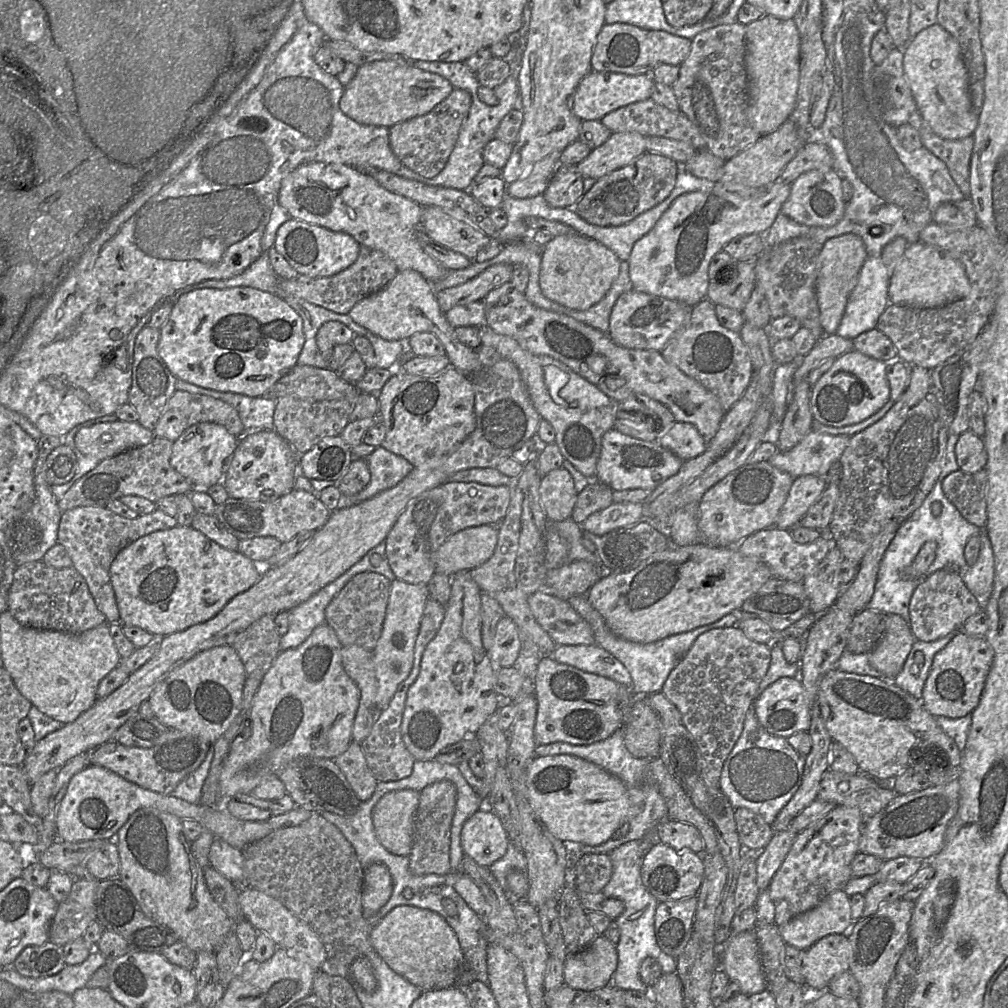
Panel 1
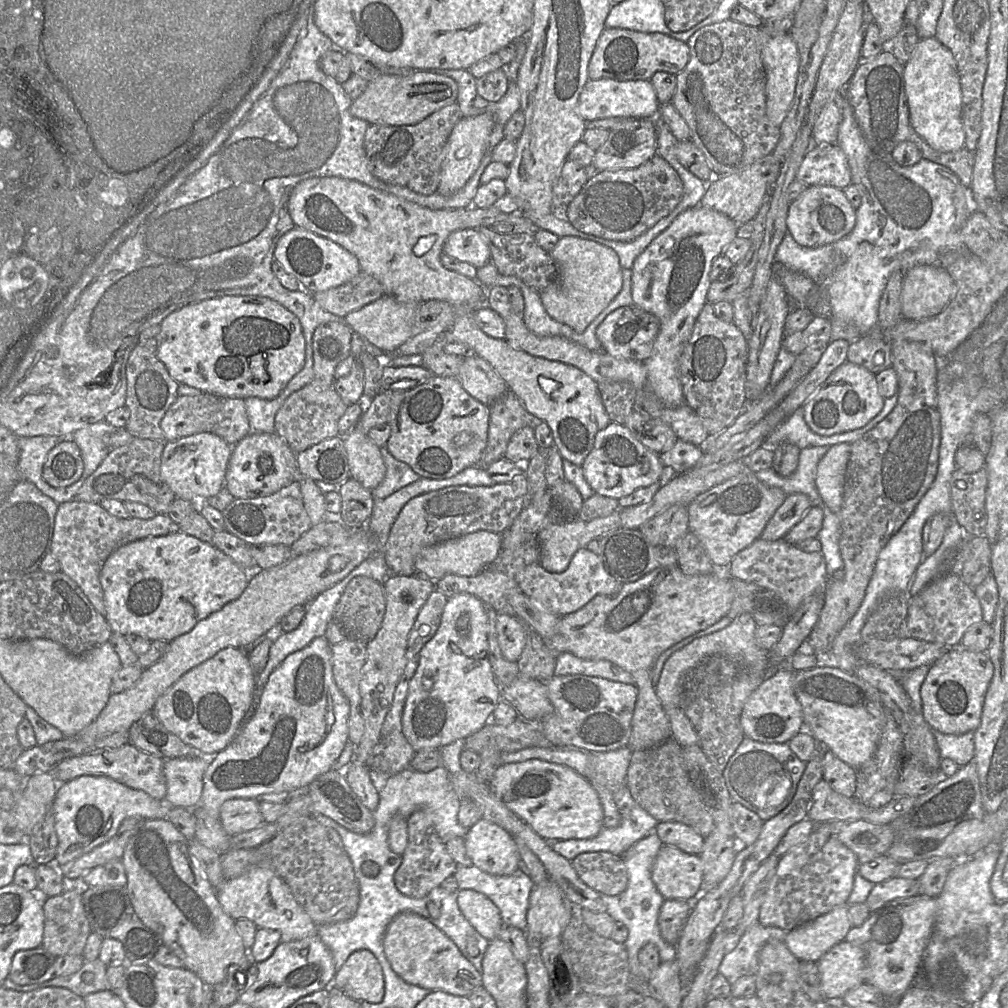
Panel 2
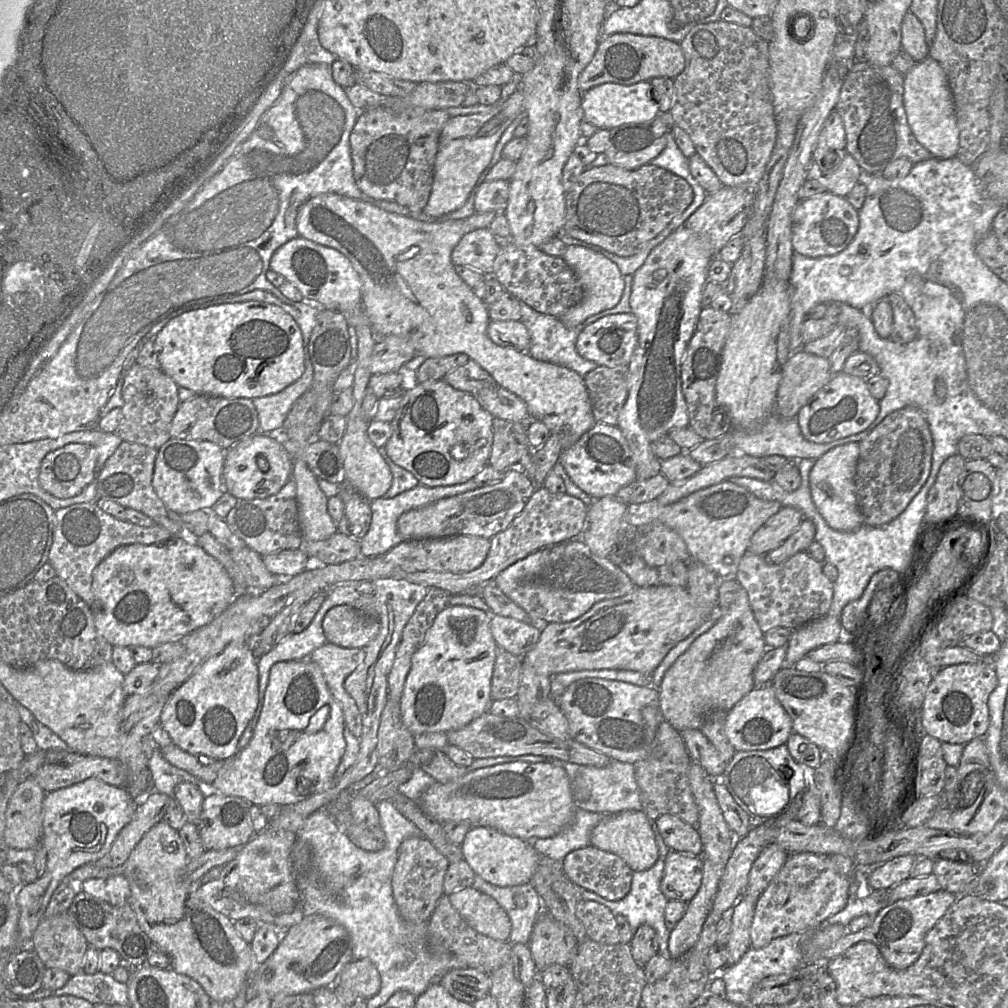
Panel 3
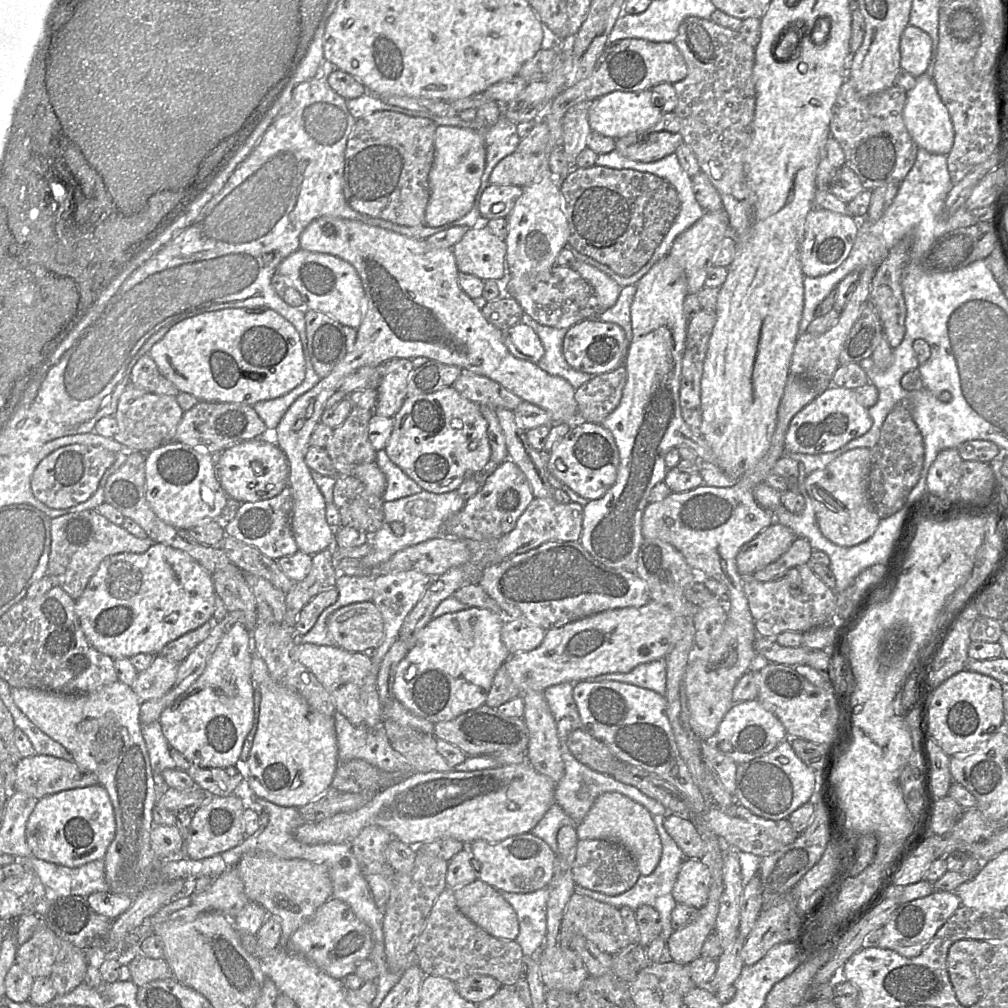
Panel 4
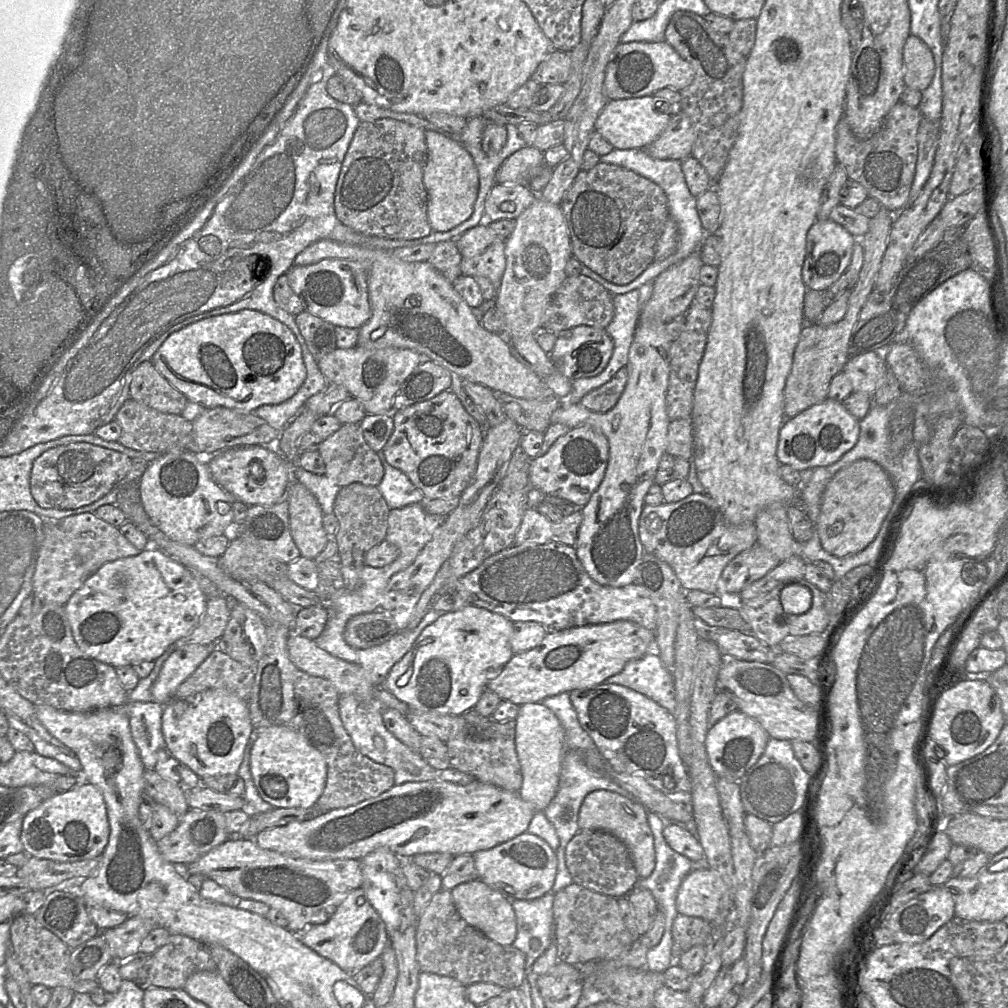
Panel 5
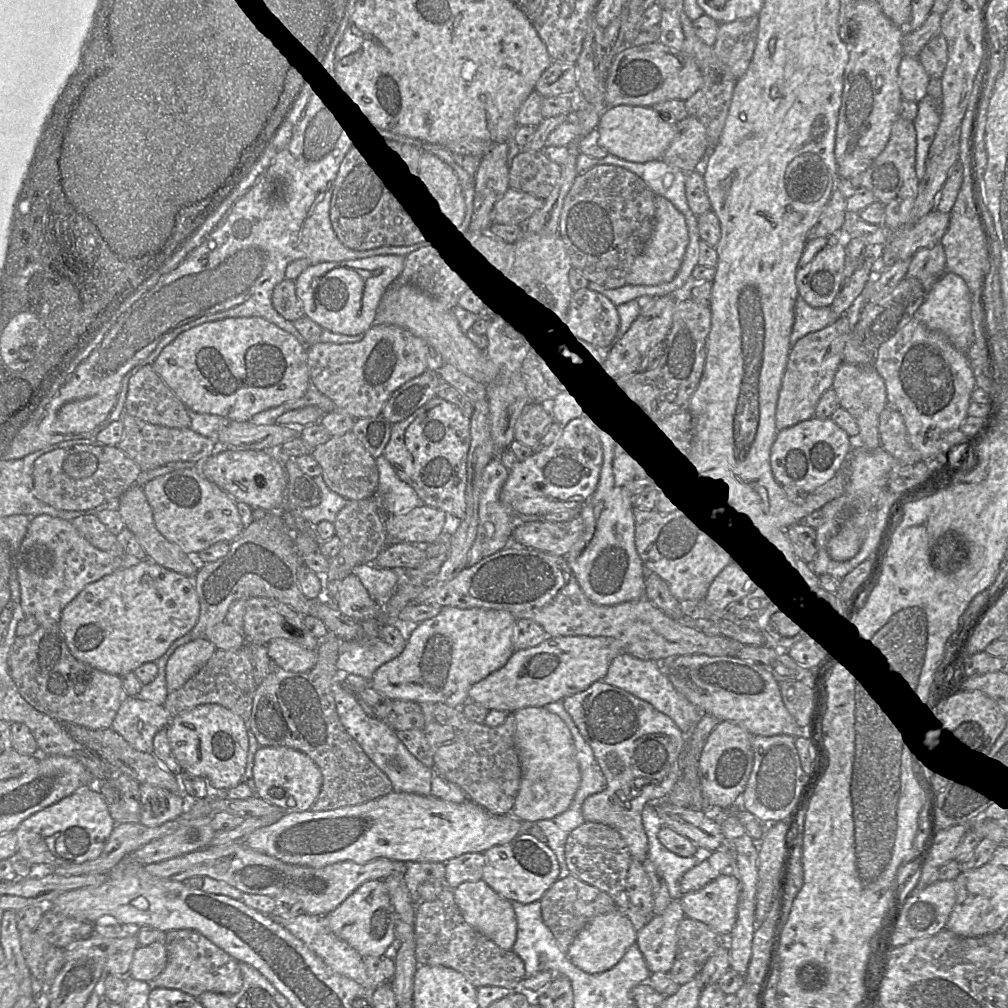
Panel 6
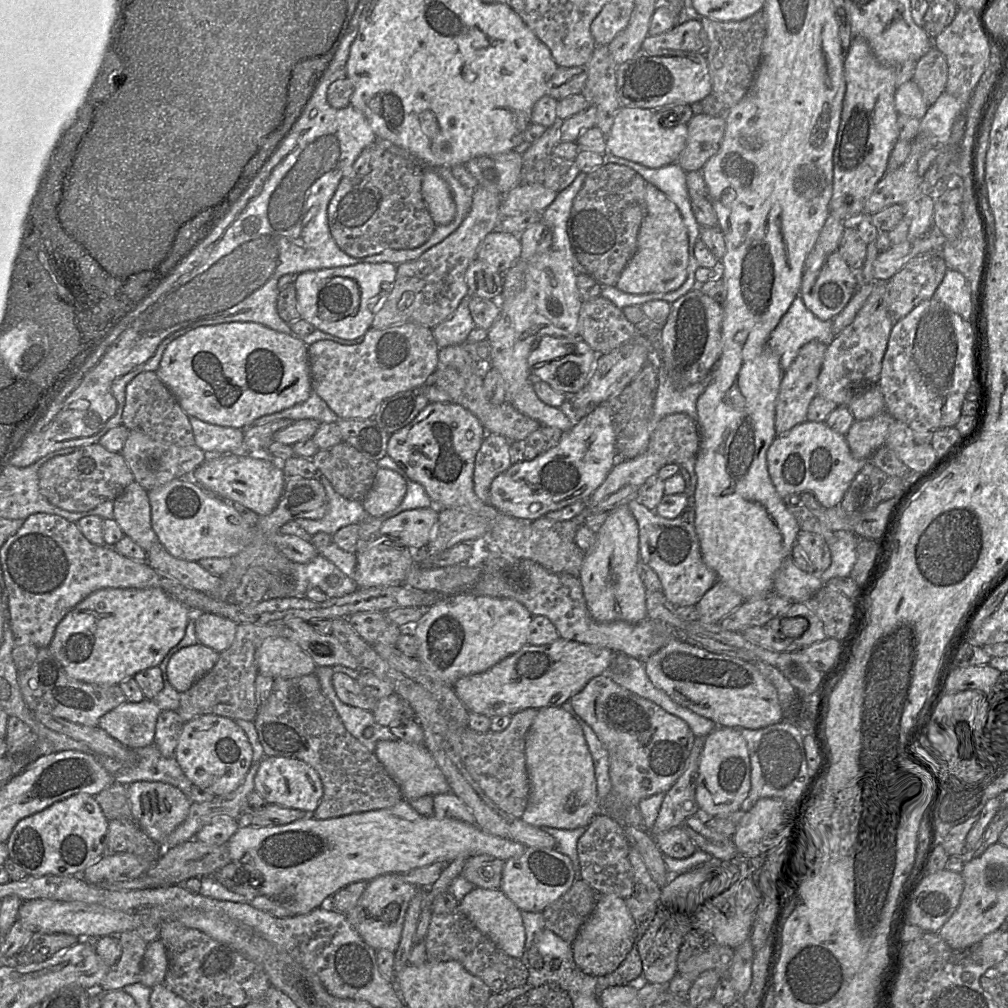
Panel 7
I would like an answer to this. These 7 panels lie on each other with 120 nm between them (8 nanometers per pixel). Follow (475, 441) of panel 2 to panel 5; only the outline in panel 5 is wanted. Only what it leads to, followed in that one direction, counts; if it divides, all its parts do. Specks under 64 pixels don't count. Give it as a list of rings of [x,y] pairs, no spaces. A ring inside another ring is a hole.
[[[450,389],[443,391],[429,400],[394,410],[393,422],[393,432],[382,449],[387,462],[401,470],[423,492],[427,500],[460,497],[476,472],[484,433],[459,398]]]

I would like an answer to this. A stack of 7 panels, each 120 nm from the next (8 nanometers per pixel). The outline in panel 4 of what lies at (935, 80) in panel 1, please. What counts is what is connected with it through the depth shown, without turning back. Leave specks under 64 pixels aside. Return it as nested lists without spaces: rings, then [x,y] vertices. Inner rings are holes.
[[[923,74],[917,78],[914,88],[907,91],[903,118],[906,128],[918,145],[935,154],[947,155],[954,142],[954,128],[949,111],[941,100],[932,77]]]

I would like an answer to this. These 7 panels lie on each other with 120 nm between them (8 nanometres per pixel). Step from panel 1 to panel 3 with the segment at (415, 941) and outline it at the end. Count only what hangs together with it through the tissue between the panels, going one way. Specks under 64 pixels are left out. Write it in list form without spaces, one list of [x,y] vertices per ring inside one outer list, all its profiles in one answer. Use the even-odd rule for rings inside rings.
[[[465,967],[447,971],[439,982],[453,997],[473,1004],[490,992],[490,975]]]

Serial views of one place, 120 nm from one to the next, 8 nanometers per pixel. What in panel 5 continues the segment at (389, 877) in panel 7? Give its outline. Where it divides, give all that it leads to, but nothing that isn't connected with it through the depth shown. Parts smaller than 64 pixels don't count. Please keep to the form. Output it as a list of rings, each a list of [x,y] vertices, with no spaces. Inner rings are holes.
[[[362,888],[348,893],[336,908],[326,914],[329,914],[329,917],[325,922],[314,925],[307,923],[295,935],[304,945],[346,972],[353,973],[363,966],[369,965],[380,957],[389,944],[385,924],[369,903]]]

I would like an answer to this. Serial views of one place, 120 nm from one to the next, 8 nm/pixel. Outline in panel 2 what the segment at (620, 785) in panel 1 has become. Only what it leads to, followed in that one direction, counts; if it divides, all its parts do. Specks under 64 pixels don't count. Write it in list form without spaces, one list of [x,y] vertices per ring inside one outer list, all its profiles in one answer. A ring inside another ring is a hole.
[[[539,759],[505,764],[496,770],[490,788],[546,841],[590,839],[604,827],[603,808],[596,790],[588,779],[570,767]]]

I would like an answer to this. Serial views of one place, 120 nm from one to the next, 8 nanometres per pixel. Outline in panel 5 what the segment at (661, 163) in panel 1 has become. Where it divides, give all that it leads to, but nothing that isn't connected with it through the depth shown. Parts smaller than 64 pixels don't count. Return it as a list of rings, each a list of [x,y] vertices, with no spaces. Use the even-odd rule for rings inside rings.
[[[600,162],[588,171],[580,171],[560,203],[569,230],[572,256],[611,283],[631,283],[654,262],[657,242],[670,217],[667,203],[667,196],[659,185],[624,167]]]

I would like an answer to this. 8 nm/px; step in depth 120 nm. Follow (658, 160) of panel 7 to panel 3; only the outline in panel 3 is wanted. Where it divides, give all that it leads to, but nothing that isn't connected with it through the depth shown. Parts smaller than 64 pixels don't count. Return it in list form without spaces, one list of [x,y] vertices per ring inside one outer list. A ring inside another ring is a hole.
[[[641,81],[632,85],[605,83],[596,86],[582,95],[583,120],[598,129],[619,127],[625,124],[639,124],[654,120],[659,114],[658,104],[652,97],[649,81]]]

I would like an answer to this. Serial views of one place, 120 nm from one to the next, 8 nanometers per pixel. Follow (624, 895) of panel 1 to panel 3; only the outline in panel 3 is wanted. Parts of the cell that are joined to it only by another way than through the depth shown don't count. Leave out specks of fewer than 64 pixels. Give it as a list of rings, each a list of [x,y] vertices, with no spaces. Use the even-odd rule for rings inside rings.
[[[650,820],[650,822],[651,822],[651,827],[654,832],[655,839],[658,845],[659,856],[656,863],[651,868],[644,871],[633,872],[633,878],[632,878],[632,883],[631,883],[631,888],[629,893],[624,898],[617,901],[610,901],[589,890],[580,890],[579,897],[585,900],[598,902],[605,905],[612,911],[614,916],[623,915],[628,920],[630,928],[633,931],[633,934],[638,929],[638,927],[643,924],[647,924],[651,926],[656,931],[656,934],[657,934],[658,943],[659,943],[658,953],[661,956],[663,956],[663,958],[669,959],[671,958],[671,956],[668,949],[668,942],[669,942],[671,930],[669,930],[666,927],[665,921],[664,921],[665,908],[669,900],[660,890],[660,883],[663,876],[665,860],[671,850],[665,844],[658,830],[656,821]]]

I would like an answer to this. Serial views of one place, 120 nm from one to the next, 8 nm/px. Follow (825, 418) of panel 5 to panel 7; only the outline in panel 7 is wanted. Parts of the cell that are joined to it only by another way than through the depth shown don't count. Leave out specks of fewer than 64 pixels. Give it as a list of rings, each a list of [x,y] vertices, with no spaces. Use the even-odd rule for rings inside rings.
[[[808,420],[787,433],[776,435],[766,459],[769,476],[783,500],[794,493],[808,492],[824,508],[832,508],[841,503],[849,485],[866,463],[852,456],[845,435],[832,430],[825,421]]]

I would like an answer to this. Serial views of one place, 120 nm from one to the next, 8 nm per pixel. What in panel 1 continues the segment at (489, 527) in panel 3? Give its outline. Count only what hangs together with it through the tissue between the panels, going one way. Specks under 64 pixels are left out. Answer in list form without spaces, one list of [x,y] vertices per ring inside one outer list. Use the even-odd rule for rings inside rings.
[[[445,482],[409,501],[385,539],[389,566],[396,579],[427,584],[436,572],[436,553],[445,540],[466,528],[498,525],[507,513],[511,493],[510,486]]]

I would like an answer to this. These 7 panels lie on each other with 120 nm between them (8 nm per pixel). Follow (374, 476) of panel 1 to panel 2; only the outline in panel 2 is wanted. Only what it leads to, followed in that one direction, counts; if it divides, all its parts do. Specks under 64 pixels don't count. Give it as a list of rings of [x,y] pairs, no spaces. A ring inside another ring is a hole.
[[[380,447],[380,452],[386,466],[386,473],[382,482],[371,491],[374,501],[390,496],[420,478],[409,465],[395,459],[386,447]]]

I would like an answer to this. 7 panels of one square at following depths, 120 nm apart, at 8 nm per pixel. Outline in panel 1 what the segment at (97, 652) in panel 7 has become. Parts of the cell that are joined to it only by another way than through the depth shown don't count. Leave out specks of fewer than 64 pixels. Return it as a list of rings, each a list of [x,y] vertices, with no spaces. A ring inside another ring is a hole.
[[[176,525],[140,537],[122,549],[110,566],[110,579],[120,614],[120,623],[140,627],[154,636],[166,636],[205,622],[221,611],[237,594],[259,581],[254,561],[238,550],[231,551],[192,526]]]

